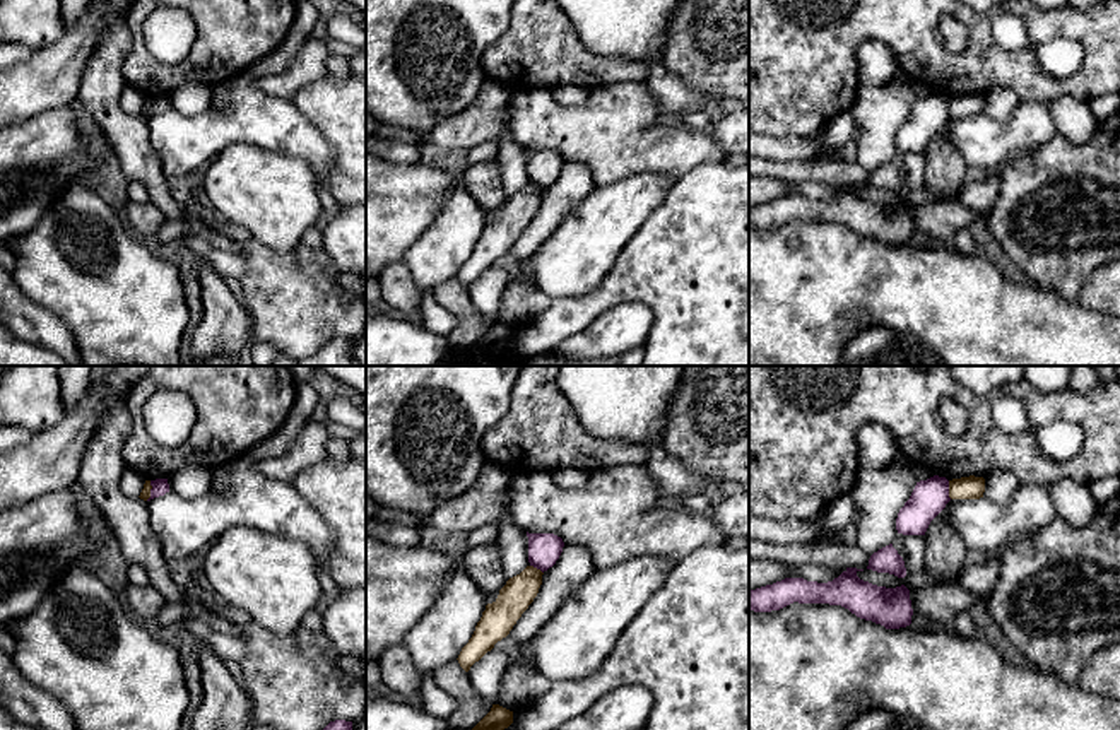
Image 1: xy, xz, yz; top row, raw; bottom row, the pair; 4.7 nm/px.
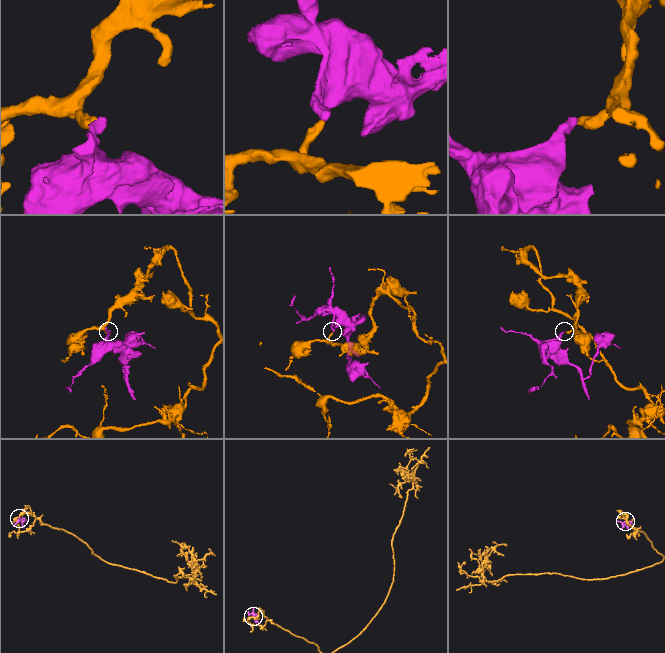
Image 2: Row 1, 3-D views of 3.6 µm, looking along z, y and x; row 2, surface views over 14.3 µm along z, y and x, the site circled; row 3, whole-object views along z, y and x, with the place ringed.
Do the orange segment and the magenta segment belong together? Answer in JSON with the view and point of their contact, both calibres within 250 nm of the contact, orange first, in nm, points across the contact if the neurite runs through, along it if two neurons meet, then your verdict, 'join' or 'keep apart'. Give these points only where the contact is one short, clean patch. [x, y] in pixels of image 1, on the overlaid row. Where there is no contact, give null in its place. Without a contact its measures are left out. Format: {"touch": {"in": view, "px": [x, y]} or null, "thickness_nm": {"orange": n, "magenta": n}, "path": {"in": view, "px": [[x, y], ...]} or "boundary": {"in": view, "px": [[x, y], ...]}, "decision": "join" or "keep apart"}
{"touch": {"in": "yz", "px": [949, 489]}, "thickness_nm": {"orange": 110, "magenta": 170}, "boundary": {"in": "yz", "px": [[948, 481], [948, 494], [951, 498]]}, "decision": "keep apart"}

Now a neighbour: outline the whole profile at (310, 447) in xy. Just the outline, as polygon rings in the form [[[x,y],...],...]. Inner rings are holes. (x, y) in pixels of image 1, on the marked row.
[[[313,415],[280,456],[256,462],[256,470],[268,479],[291,482],[298,474],[328,456],[328,438],[327,426]]]

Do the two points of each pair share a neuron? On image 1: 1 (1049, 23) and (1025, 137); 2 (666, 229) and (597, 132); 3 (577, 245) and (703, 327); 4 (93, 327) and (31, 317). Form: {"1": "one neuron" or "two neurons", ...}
{"1": "two neurons", "2": "two neurons", "3": "two neurons", "4": "two neurons"}

